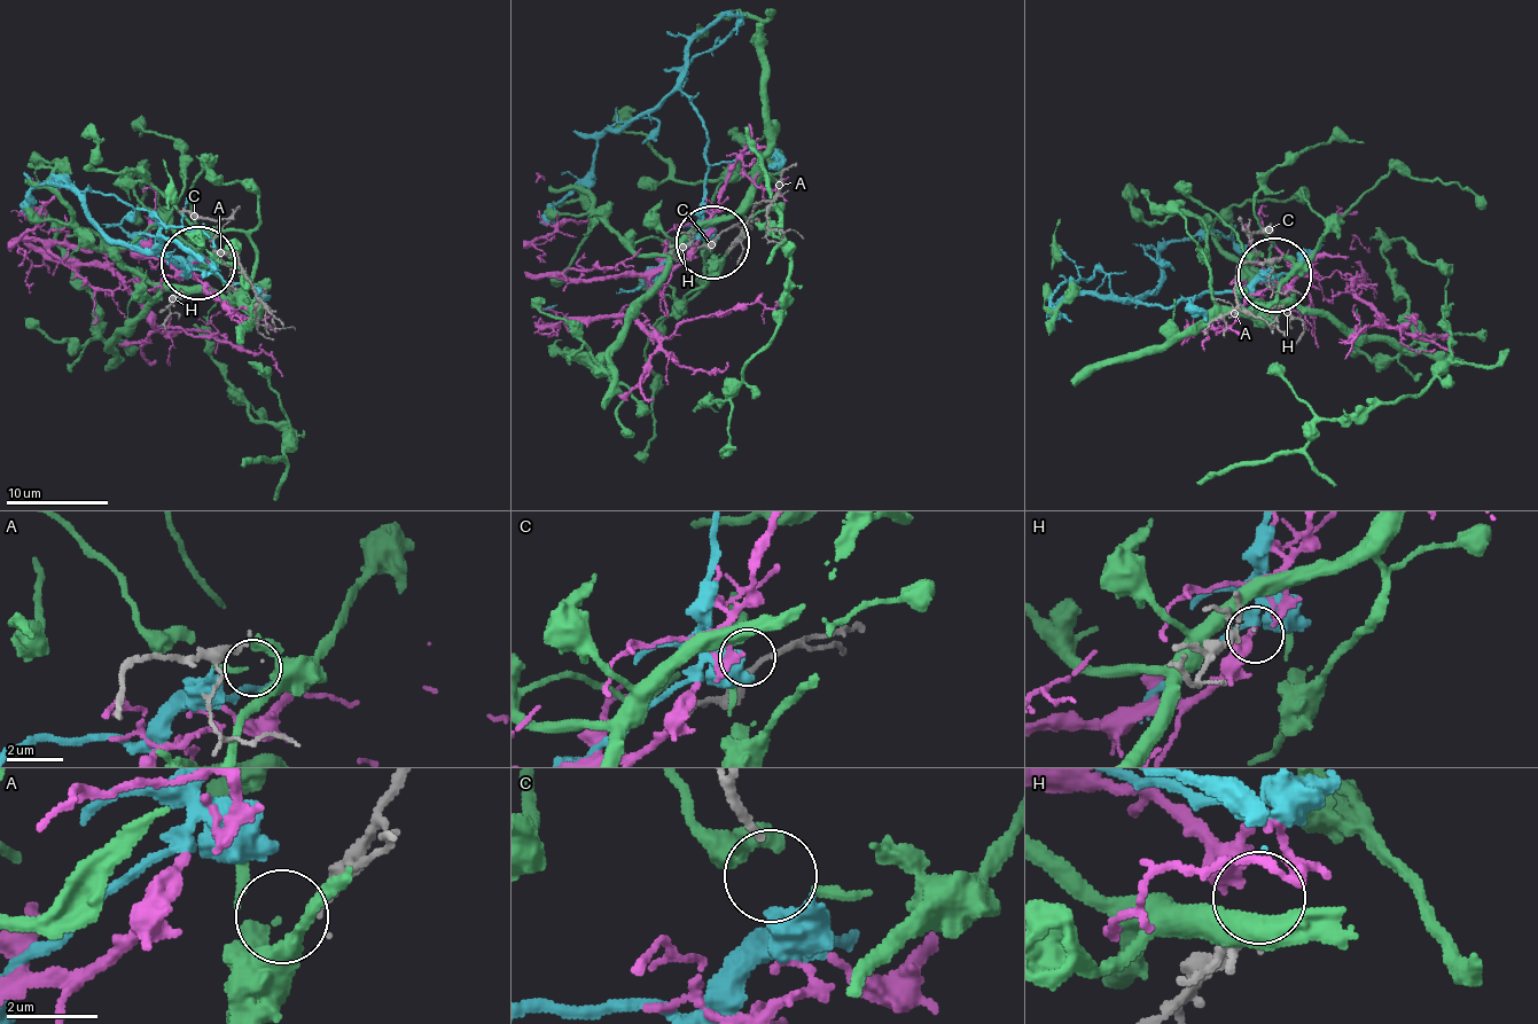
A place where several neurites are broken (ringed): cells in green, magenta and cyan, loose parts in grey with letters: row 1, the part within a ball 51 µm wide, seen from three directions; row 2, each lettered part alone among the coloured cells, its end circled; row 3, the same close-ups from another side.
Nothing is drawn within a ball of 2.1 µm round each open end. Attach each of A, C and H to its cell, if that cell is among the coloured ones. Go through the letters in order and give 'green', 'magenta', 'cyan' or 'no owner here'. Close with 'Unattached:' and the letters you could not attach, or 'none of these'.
A: green
C: cyan
H: magenta
Unattached: none of these

